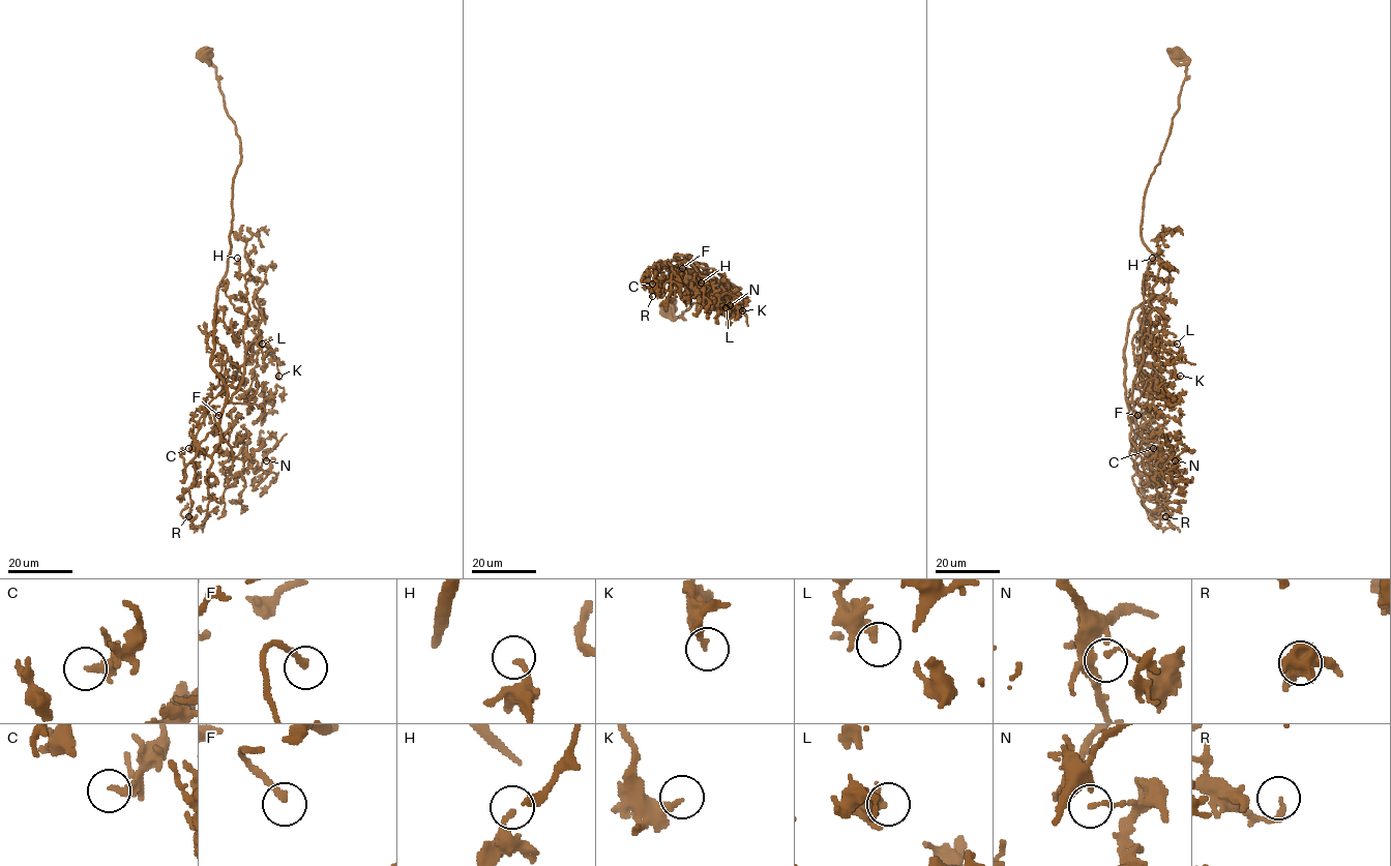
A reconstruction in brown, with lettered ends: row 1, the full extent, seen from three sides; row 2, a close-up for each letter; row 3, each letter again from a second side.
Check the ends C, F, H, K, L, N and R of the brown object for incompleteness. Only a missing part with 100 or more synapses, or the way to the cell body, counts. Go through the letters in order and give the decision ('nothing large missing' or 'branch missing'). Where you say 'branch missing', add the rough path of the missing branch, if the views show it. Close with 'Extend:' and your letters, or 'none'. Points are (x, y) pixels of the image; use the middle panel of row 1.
C: nothing large missing
F: branch missing | (682, 268), (671, 275), (670, 291)
H: nothing large missing
K: nothing large missing
L: nothing large missing
N: nothing large missing
R: nothing large missing
Extend: F

